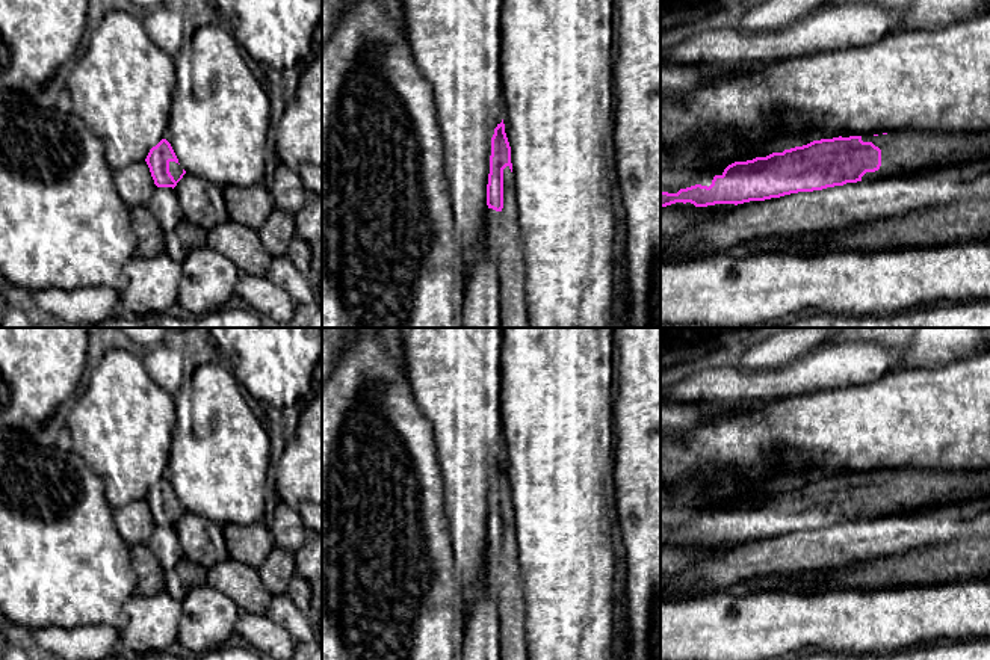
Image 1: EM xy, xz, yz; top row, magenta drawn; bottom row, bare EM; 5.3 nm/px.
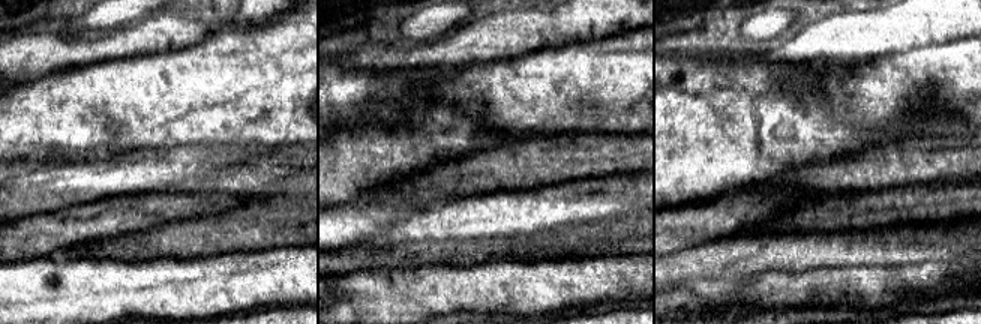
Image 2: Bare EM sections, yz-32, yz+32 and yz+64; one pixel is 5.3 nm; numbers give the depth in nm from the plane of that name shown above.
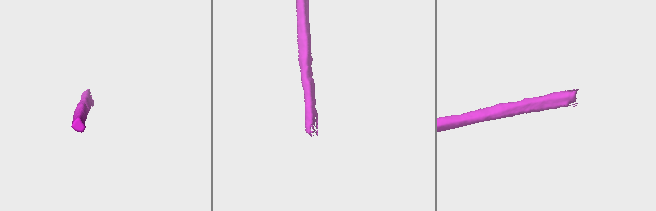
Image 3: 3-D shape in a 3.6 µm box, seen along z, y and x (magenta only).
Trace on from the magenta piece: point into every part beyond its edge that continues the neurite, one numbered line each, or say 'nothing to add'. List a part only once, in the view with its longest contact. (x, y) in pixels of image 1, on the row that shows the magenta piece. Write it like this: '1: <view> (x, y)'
1: yz (898, 151)

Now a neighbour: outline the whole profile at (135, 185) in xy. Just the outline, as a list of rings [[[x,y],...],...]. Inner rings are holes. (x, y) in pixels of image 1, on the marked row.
[[[147,162],[131,163],[113,174],[115,187],[121,199],[131,208],[147,205],[157,186]]]

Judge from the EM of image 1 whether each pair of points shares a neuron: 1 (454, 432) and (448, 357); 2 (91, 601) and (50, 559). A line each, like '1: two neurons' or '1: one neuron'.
1: one neuron
2: one neuron

